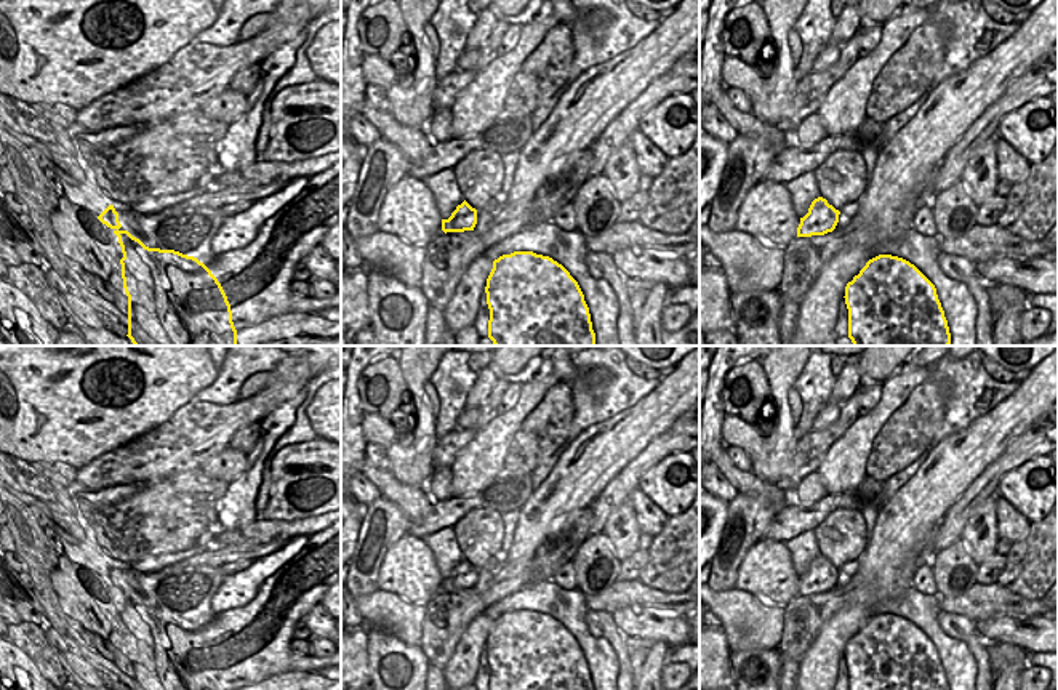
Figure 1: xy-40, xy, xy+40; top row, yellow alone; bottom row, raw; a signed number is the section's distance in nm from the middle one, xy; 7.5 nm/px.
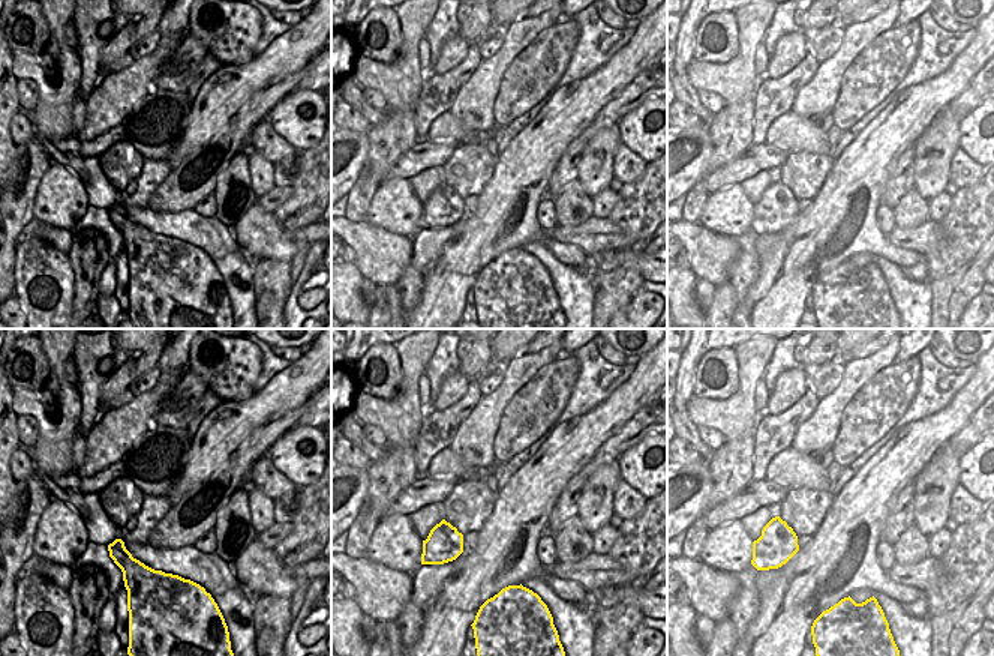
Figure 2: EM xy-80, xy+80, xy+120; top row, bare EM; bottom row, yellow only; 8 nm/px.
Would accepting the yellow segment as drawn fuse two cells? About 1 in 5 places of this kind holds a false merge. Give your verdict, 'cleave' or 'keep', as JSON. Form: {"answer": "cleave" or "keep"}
{"answer": "keep"}

